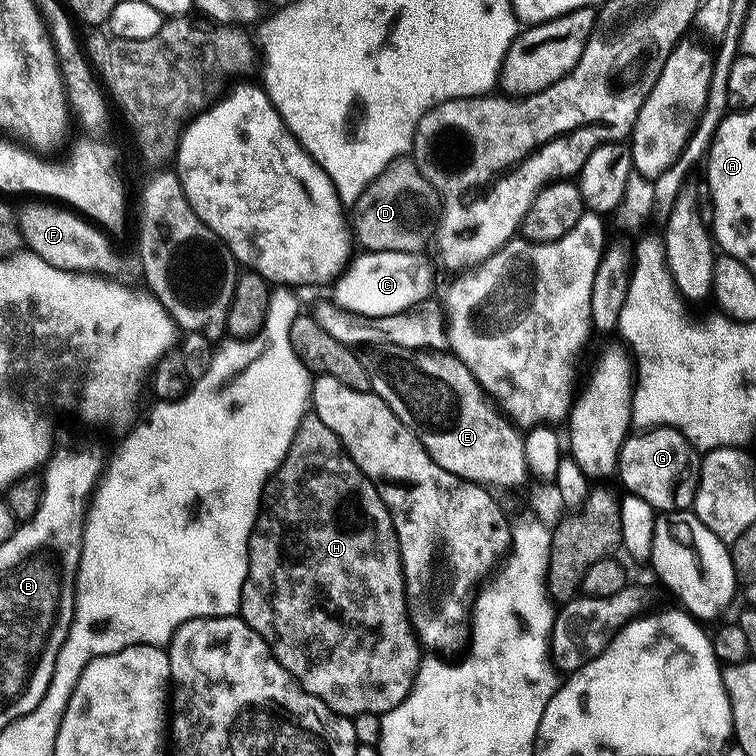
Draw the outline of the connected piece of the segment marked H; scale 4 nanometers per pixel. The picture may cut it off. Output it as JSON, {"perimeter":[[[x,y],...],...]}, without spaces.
{"perimeter":[[[306,414],[302,418],[290,442],[286,458],[264,487],[264,499],[260,502],[260,512],[256,515],[256,524],[252,527],[248,539],[244,585],[238,589],[238,615],[261,636],[271,650],[273,658],[292,675],[292,679],[301,688],[314,694],[314,698],[326,702],[326,706],[330,706],[330,710],[334,710],[340,716],[351,718],[358,714],[383,714],[394,710],[394,706],[398,706],[407,698],[413,682],[416,681],[416,672],[420,669],[422,659],[422,646],[412,631],[412,623],[408,620],[408,603],[404,597],[404,571],[390,510],[382,502],[370,478],[366,478],[366,474],[362,474],[362,470],[358,470],[356,463],[346,454],[334,430],[330,430],[330,426],[326,426],[326,422],[322,422],[314,414]]]}

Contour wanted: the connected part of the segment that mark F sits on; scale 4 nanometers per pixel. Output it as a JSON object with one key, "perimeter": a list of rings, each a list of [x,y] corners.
{"perimeter":[[[28,202],[18,212],[19,239],[42,262],[71,272],[112,274],[120,264],[120,256],[112,249],[109,237],[95,223],[56,202]]]}

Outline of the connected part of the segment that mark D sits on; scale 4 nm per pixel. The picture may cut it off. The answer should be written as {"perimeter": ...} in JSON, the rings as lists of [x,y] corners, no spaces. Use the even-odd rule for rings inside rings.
{"perimeter":[[[401,158],[390,161],[382,174],[362,190],[350,212],[350,227],[355,243],[369,252],[423,253],[431,240],[433,243],[441,216],[439,192],[425,178],[415,160]]]}

